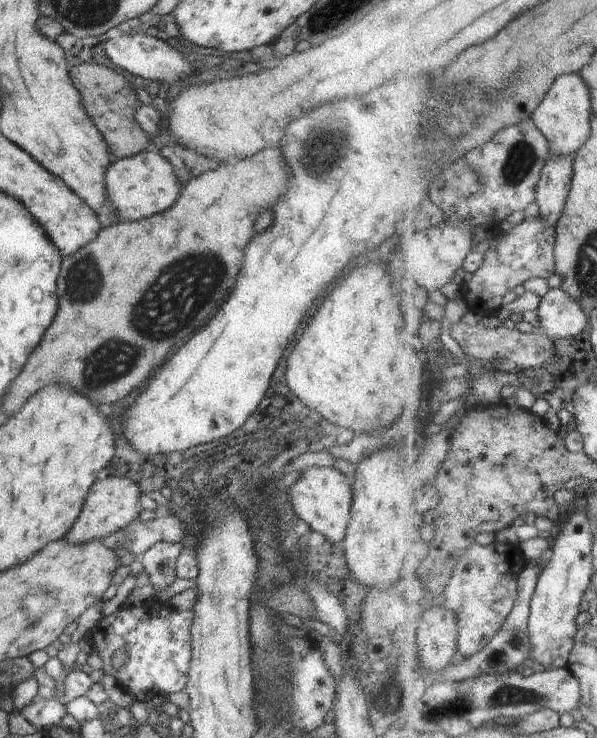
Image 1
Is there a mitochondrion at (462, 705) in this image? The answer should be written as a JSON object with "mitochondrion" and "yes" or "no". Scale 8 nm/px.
{"mitochondrion":"yes"}

